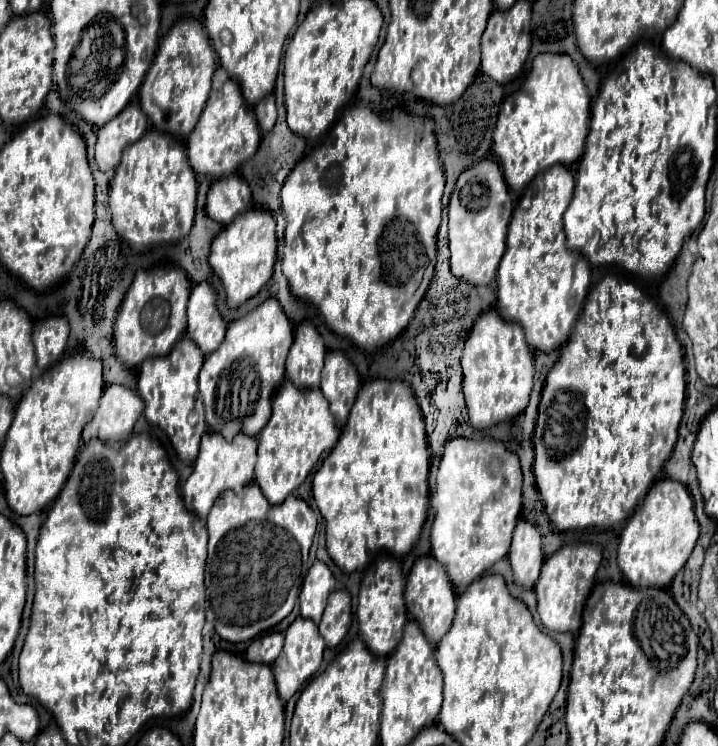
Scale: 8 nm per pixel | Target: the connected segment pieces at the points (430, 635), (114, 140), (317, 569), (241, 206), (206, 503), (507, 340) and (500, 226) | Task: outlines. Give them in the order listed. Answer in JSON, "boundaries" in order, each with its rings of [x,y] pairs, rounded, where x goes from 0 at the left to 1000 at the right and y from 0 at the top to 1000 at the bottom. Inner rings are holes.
{"boundaries":[[[[602,744],[579,749],[565,782],[565,814],[571,827],[591,846],[596,862],[607,867],[630,838],[632,819],[635,819],[635,798],[627,779],[621,779],[621,765],[616,763],[616,757],[610,757],[610,752],[604,752]]],[[[178,141],[164,157],[136,173],[136,192],[134,192],[134,218],[139,229],[156,232],[167,221],[170,200],[192,189],[206,173],[206,160],[198,151],[195,141]]],[[[440,752],[426,771],[418,800],[415,800],[418,803],[418,824],[423,830],[435,830],[437,835],[443,835],[448,827],[448,819],[457,808],[457,800],[465,790],[468,790],[465,771],[448,752]]],[[[331,235],[309,237],[309,243],[301,243],[287,264],[290,291],[309,302],[318,302],[329,288],[348,280],[348,275],[351,275],[348,251]]],[[[287,580],[281,586],[276,615],[267,623],[267,637],[256,647],[256,677],[265,688],[276,690],[279,696],[287,696],[292,688],[298,672],[312,658],[337,658],[343,650],[354,645],[354,623],[357,623],[357,605],[359,605],[359,588],[331,580],[326,588],[315,591],[304,580]]],[[[691,414],[671,420],[649,454],[643,500],[649,551],[660,575],[677,575],[724,556],[735,543],[744,505],[744,476],[727,452],[727,438],[716,430],[699,430]]],[[[688,213],[669,216],[666,221],[657,221],[655,227],[649,227],[649,232],[643,232],[627,264],[624,283],[630,369],[657,382],[682,382],[691,374],[694,353],[705,334],[708,299],[716,283],[716,267],[699,237],[699,227],[694,227],[694,218]]]]}

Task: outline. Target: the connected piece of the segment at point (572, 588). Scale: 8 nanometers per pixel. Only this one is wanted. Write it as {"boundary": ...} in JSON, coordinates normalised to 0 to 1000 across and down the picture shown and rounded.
{"boundary":[[[802,728],[777,736],[755,757],[752,776],[744,795],[749,803],[749,824],[760,843],[780,849],[805,849],[811,840],[811,814],[830,780],[833,757],[838,752],[838,736],[825,728]]]}

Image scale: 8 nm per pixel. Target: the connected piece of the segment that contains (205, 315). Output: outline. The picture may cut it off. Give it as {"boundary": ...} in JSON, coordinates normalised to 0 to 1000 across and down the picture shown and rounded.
{"boundary":[[[290,379],[267,385],[262,403],[262,441],[265,452],[284,476],[292,476],[315,449],[315,430],[301,414],[301,393]]]}

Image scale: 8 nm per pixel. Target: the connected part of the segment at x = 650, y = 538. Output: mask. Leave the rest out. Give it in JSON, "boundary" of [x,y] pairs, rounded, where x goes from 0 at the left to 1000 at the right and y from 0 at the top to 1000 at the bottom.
{"boundary":[[[919,642],[905,653],[886,688],[872,698],[861,731],[861,760],[883,787],[930,787],[961,747],[975,717],[967,672],[947,645]]]}

